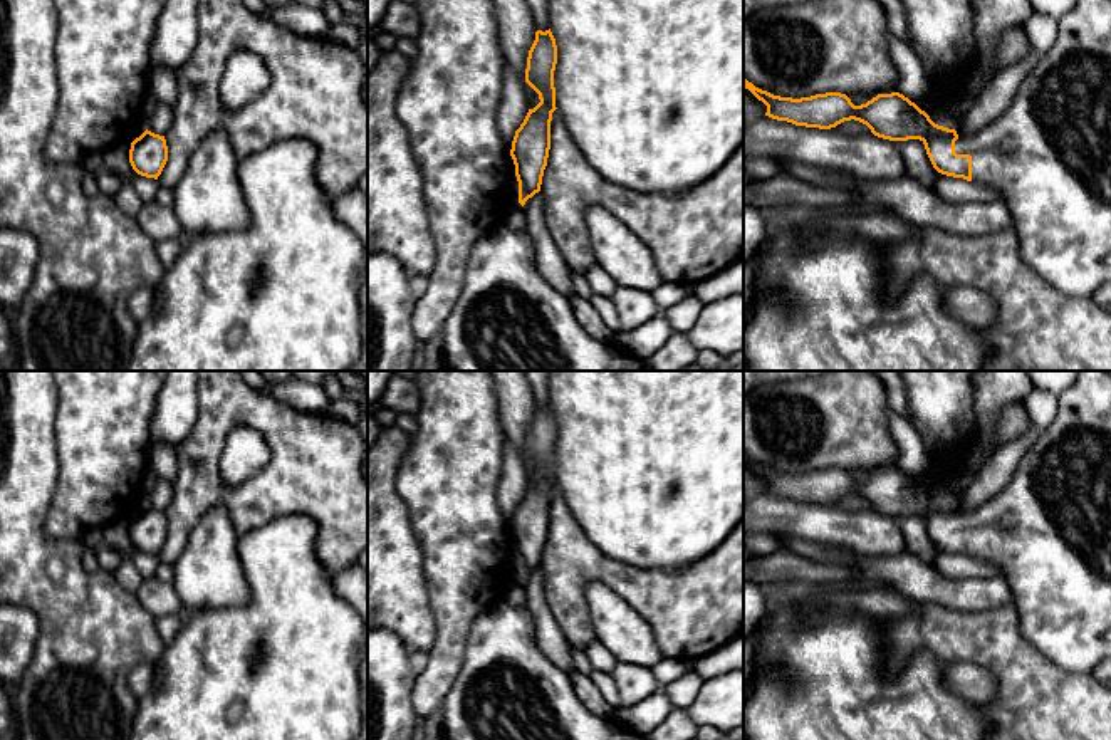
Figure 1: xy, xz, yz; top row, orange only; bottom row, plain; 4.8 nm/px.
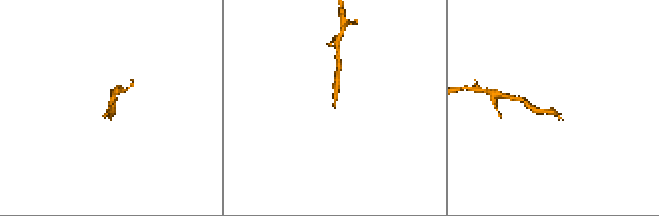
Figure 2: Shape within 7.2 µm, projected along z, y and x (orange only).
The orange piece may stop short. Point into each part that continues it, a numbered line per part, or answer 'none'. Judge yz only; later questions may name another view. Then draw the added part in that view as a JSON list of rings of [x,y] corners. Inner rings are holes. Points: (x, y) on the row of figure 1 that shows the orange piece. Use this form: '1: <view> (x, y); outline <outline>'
1: yz (1049, 153); outline [[[1076,0],[1076,5],[1059,20],[1056,44],[1029,70],[1009,107],[978,133],[968,138],[958,136],[955,153],[972,156],[972,183],[999,190],[1012,211],[1012,225],[992,233],[995,240],[1032,255],[1111,268],[1111,0]]]

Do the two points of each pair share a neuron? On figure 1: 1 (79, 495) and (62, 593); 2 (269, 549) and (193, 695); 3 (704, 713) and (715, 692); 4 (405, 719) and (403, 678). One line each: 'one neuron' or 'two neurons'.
1: two neurons
2: one neuron
3: one neuron
4: one neuron

